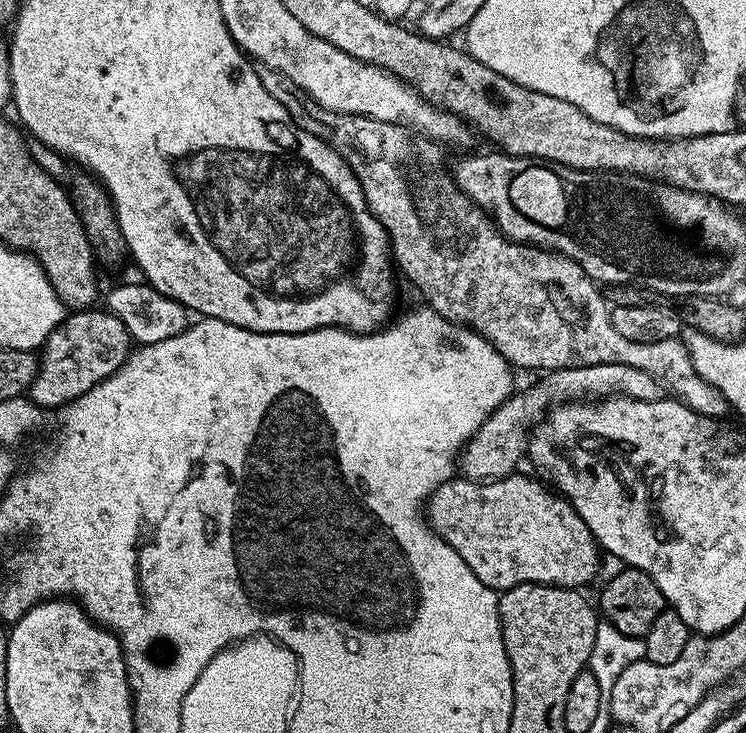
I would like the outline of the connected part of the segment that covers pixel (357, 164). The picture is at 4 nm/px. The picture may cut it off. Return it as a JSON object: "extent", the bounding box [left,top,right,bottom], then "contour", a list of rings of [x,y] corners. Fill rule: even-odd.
{"extent":[259,67,730,418],"contour":[[[261,67],[259,73],[260,81],[264,89],[266,89],[275,100],[282,102],[282,106],[292,115],[292,119],[297,122],[302,122],[302,127],[304,127],[307,132],[327,142],[350,166],[350,170],[356,175],[358,182],[362,186],[362,194],[366,198],[369,210],[376,215],[376,220],[383,226],[384,231],[388,233],[390,252],[394,257],[395,267],[399,269],[399,271],[401,268],[401,270],[404,271],[405,278],[424,295],[423,303],[427,305],[427,307],[433,308],[434,311],[438,314],[442,314],[447,320],[455,320],[457,323],[468,325],[469,328],[473,328],[475,332],[486,337],[486,339],[506,357],[513,369],[541,368],[539,371],[545,374],[558,371],[560,368],[597,366],[598,363],[621,363],[625,366],[634,366],[636,370],[642,370],[652,375],[660,384],[664,385],[665,389],[667,389],[675,399],[686,405],[690,410],[697,412],[698,415],[711,416],[713,418],[727,417],[727,412],[730,412],[730,405],[727,398],[725,398],[714,385],[710,382],[706,382],[706,378],[702,378],[702,374],[698,374],[698,370],[694,370],[692,359],[688,353],[688,348],[684,345],[683,339],[673,338],[671,340],[663,340],[662,342],[646,342],[643,344],[642,342],[634,342],[630,338],[618,334],[618,330],[614,330],[614,326],[612,325],[610,305],[608,301],[605,300],[604,293],[598,287],[596,281],[589,278],[586,274],[586,270],[582,270],[582,266],[578,262],[566,258],[560,252],[555,252],[546,247],[534,244],[519,244],[504,237],[495,222],[492,221],[491,216],[483,212],[469,196],[462,194],[459,188],[456,187],[453,173],[449,171],[449,169],[448,172],[444,169],[445,149],[437,144],[436,141],[430,140],[427,136],[422,136],[418,132],[413,132],[411,128],[404,128],[401,124],[378,122],[369,116],[351,116],[350,114],[342,114],[341,112],[327,112],[324,108],[315,106],[309,107],[310,110],[307,112],[307,110],[296,101],[298,90],[294,86],[294,82],[290,82],[290,78],[286,78],[282,74],[278,74],[274,70],[270,70],[266,67]]]}

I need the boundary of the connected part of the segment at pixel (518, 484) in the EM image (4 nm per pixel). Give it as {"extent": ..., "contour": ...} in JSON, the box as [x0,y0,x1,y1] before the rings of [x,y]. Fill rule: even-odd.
{"extent":[426,475,602,590],"contour":[[[518,475],[485,481],[453,478],[442,482],[426,501],[429,528],[458,550],[462,562],[474,570],[487,588],[507,590],[519,584],[553,584],[555,588],[583,589],[583,584],[590,583],[602,568],[602,549],[594,534],[590,534],[569,500],[549,490],[539,479]]]}

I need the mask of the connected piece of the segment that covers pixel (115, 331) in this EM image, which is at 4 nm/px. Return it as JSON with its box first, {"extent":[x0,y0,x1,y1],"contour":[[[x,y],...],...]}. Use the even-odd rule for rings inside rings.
{"extent":[27,310,134,409],"contour":[[[76,310],[65,315],[64,321],[44,339],[36,377],[27,390],[37,408],[59,409],[89,392],[95,384],[101,384],[107,376],[113,376],[128,361],[134,341],[126,326],[118,322],[114,313],[96,311]]]}

